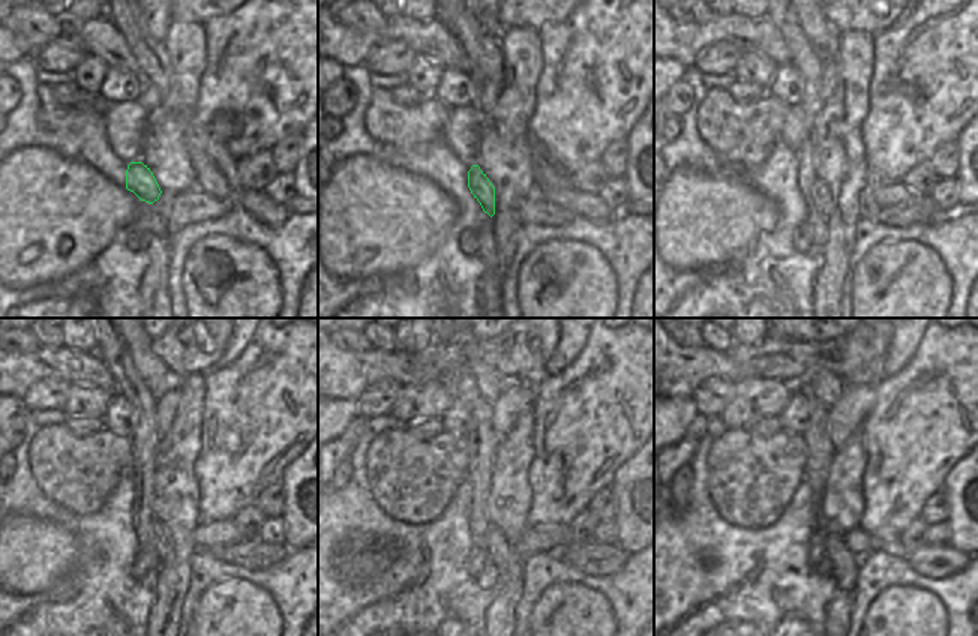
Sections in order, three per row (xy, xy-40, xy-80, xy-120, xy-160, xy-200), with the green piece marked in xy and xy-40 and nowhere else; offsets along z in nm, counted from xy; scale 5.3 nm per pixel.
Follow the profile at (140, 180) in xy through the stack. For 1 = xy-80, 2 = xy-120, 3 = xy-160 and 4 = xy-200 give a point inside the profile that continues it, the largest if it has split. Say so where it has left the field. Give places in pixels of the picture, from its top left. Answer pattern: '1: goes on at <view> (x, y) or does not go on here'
1: goes on at xy-80 (821, 192)
2: goes on at xy-120 (158, 530)
3: goes on at xy-160 (500, 552)
4: goes on at xy-200 (843, 569)

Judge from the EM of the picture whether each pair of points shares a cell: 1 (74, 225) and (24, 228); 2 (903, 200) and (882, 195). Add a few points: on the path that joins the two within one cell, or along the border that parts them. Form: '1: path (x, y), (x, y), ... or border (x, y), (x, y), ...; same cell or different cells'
1: path (62, 225), (41, 225), (36, 228); same cell
2: path (899, 195), (887, 195); same cell

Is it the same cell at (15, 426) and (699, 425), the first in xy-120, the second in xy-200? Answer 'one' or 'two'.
one

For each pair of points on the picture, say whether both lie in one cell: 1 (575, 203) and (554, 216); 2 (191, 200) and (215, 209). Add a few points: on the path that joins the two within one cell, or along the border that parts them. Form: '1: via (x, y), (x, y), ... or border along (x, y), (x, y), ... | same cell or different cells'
1: border along (540, 194), (551, 203), (564, 206), (576, 215) | different cells
2: via (197, 206), (209, 207) | same cell

